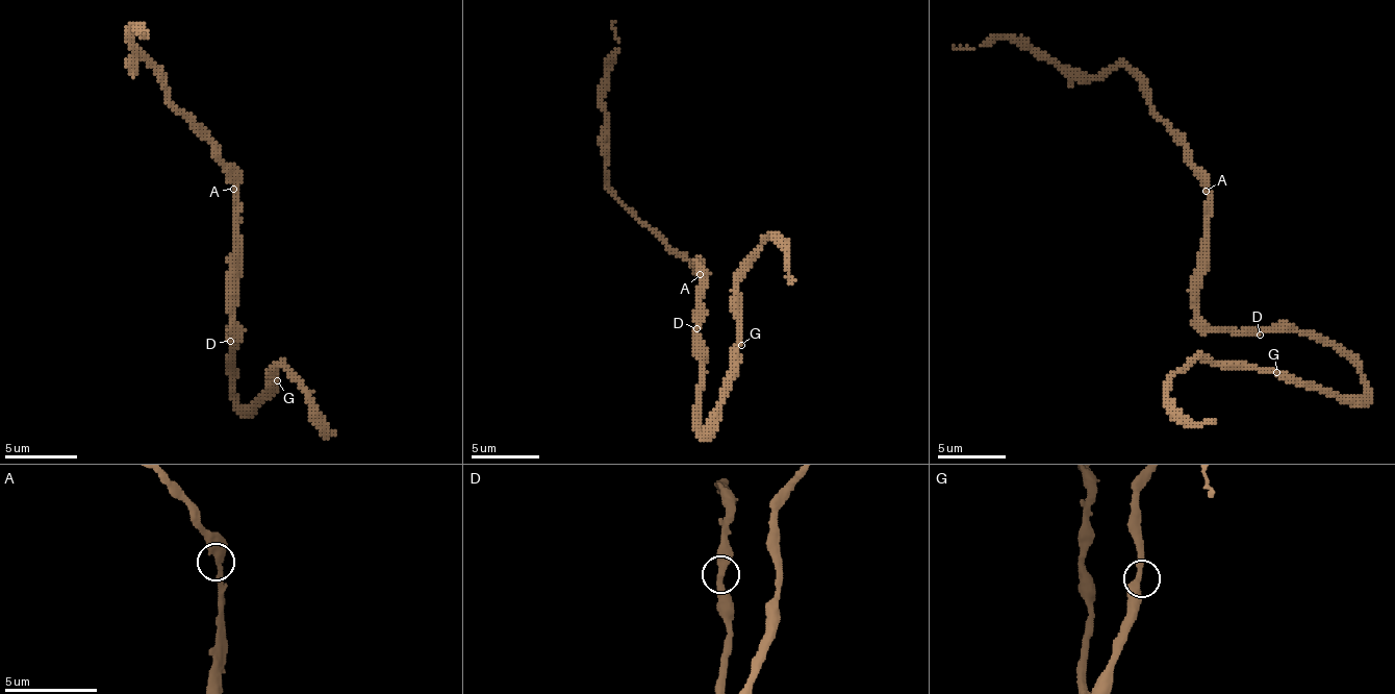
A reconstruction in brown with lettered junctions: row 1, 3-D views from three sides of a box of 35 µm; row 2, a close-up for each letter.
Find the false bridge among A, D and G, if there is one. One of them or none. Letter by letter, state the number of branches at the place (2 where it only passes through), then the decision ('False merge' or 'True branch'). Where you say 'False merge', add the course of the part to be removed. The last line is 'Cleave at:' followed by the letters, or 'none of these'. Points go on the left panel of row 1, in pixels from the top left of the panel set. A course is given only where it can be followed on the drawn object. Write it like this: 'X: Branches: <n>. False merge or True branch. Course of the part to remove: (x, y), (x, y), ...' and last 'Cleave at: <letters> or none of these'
A: Branches: 2. True branch
D: Branches: 2. True branch
G: Branches: 2. True branch
Cleave at: none of these

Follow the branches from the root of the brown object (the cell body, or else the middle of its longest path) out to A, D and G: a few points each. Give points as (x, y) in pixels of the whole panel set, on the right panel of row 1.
A: (1201, 321), (1198, 315), (1198, 256), (1205, 236), (1205, 213), (1209, 208), (1209, 195), (1205, 192)
D: (1201, 321), (1212, 328), (1236, 328), (1260, 335)
G: (1201, 321), (1239, 331), (1314, 331), (1354, 362), (1365, 393), (1334, 396), (1276, 372)

